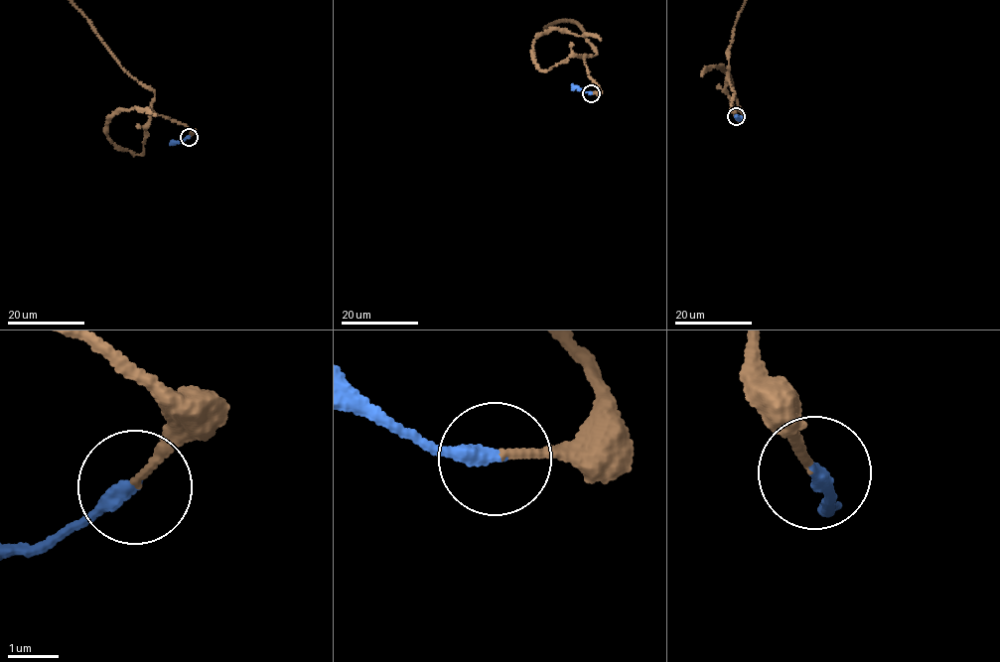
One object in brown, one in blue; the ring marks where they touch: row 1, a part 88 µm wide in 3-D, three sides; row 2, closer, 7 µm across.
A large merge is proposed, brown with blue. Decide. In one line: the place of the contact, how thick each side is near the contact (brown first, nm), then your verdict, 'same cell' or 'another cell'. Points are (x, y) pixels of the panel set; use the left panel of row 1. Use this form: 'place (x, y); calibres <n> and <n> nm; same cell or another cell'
place (189, 137); calibres 120 and 280 nm; same cell

